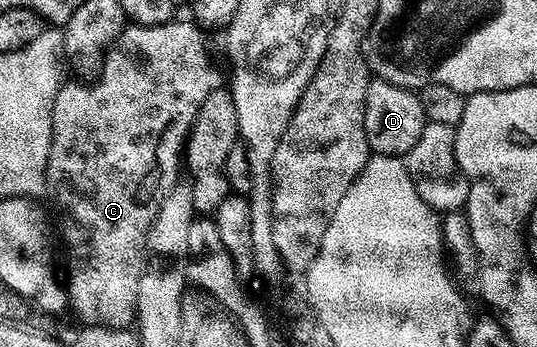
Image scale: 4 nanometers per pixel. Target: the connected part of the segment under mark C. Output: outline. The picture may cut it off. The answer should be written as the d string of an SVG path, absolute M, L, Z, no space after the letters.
M180 17L173 18L170 23L163 23L162 25L154 25L153 27L147 27L141 23L132 23L125 26L124 32L118 38L116 38L107 51L104 53L104 63L101 64L98 74L91 81L76 81L80 83L68 83L65 82L61 86L60 91L56 94L56 100L54 101L54 109L52 110L52 144L50 145L50 153L48 154L48 164L46 165L46 177L44 182L46 184L47 198L52 198L54 206L60 210L60 219L64 222L64 243L68 246L68 279L66 278L66 290L68 292L68 301L71 310L76 310L76 315L81 320L79 321L84 325L91 325L94 327L128 327L136 318L136 302L138 301L138 281L142 281L146 270L146 264L149 262L150 256L148 253L148 234L150 229L154 225L154 217L158 213L158 209L162 205L164 196L168 194L169 190L177 186L178 180L176 178L182 175L182 148L188 141L188 134L190 129L194 125L194 117L198 117L198 109L202 109L202 101L206 101L206 97L211 91L217 90L220 77L212 68L212 63L208 60L208 51L204 48L204 35L205 32L201 30L195 22L180 19Z

